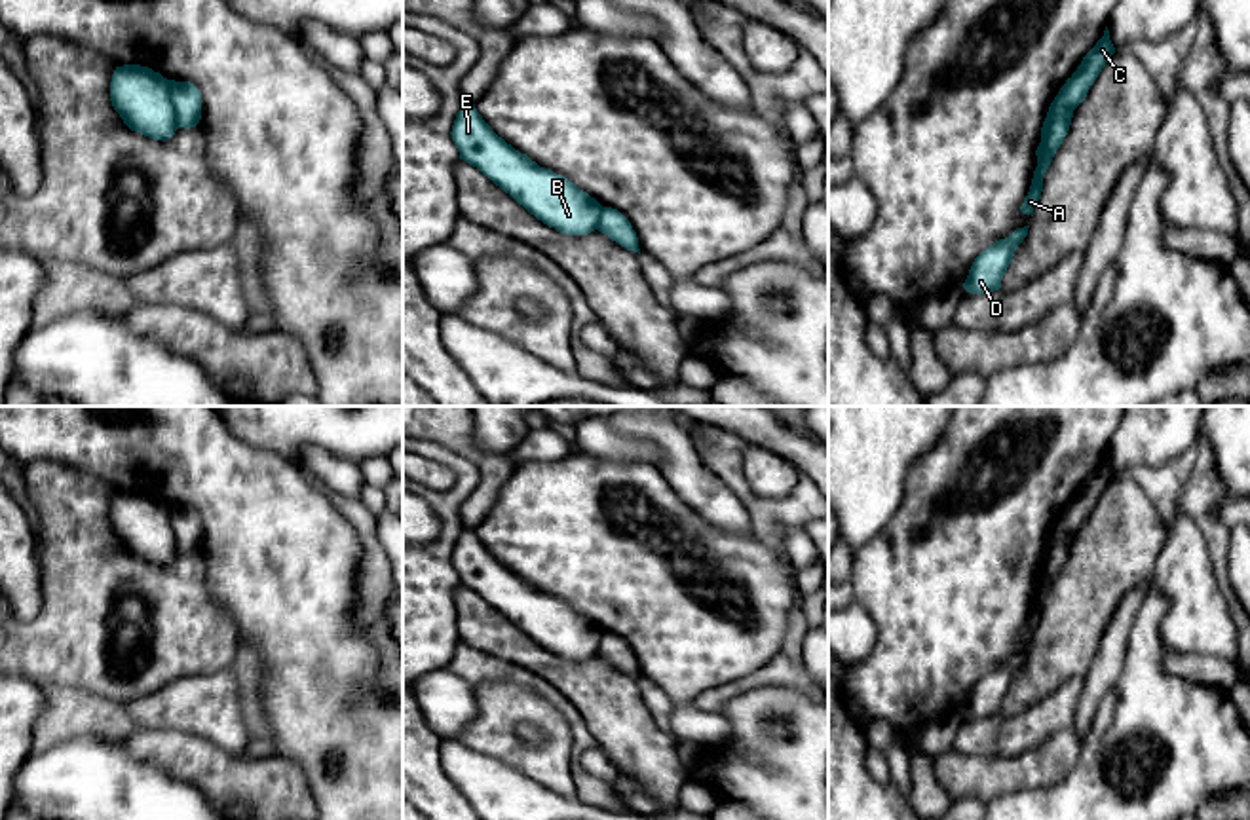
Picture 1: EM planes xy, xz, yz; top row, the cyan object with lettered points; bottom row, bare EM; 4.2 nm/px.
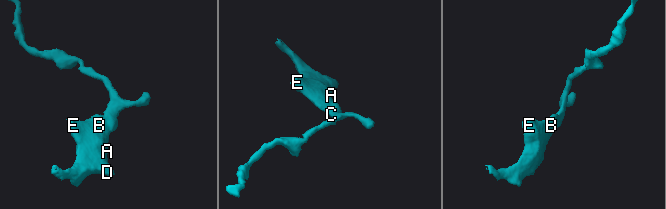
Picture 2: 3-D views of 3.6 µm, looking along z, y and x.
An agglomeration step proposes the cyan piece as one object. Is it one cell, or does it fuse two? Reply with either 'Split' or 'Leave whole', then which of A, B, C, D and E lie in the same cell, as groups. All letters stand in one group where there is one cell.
Split. Groups: A B D E / C

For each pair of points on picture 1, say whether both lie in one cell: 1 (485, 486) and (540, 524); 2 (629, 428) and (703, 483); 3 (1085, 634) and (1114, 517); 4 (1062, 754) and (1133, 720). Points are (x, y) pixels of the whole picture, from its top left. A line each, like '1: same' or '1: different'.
1: different
2: same
3: same
4: different

